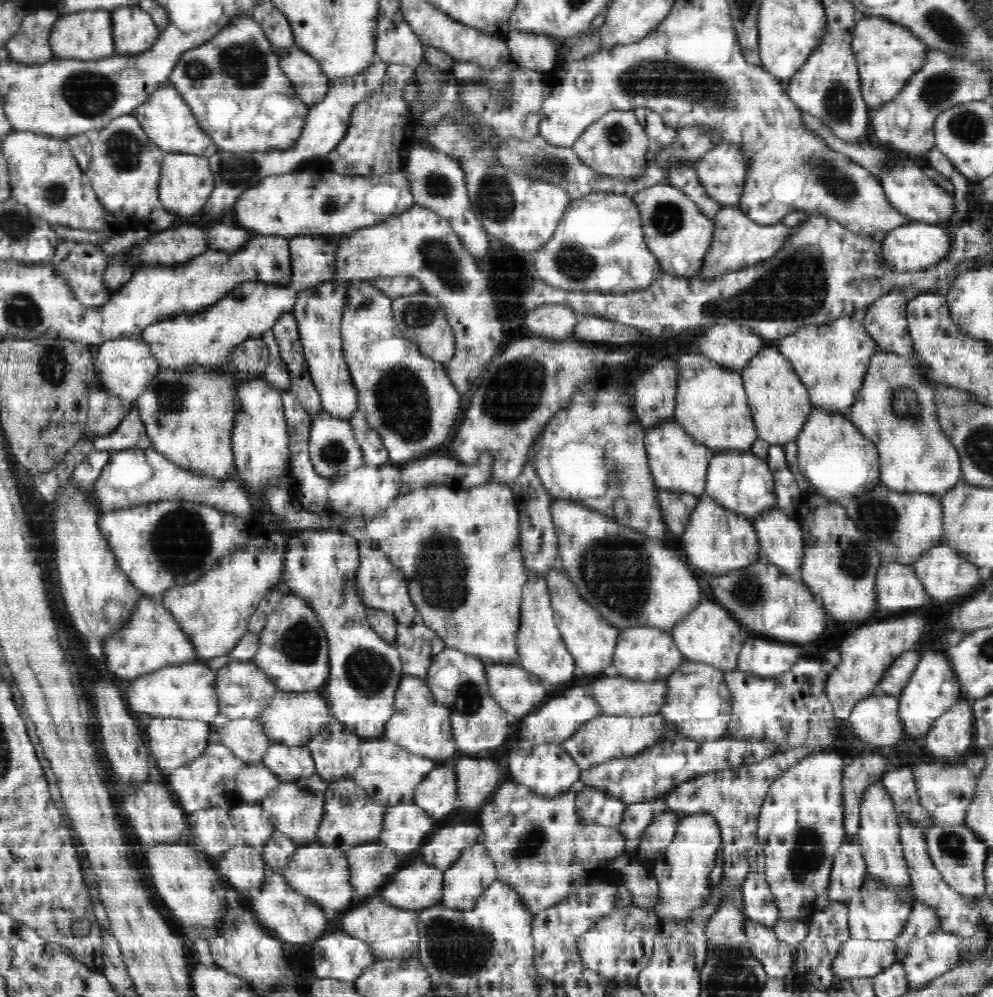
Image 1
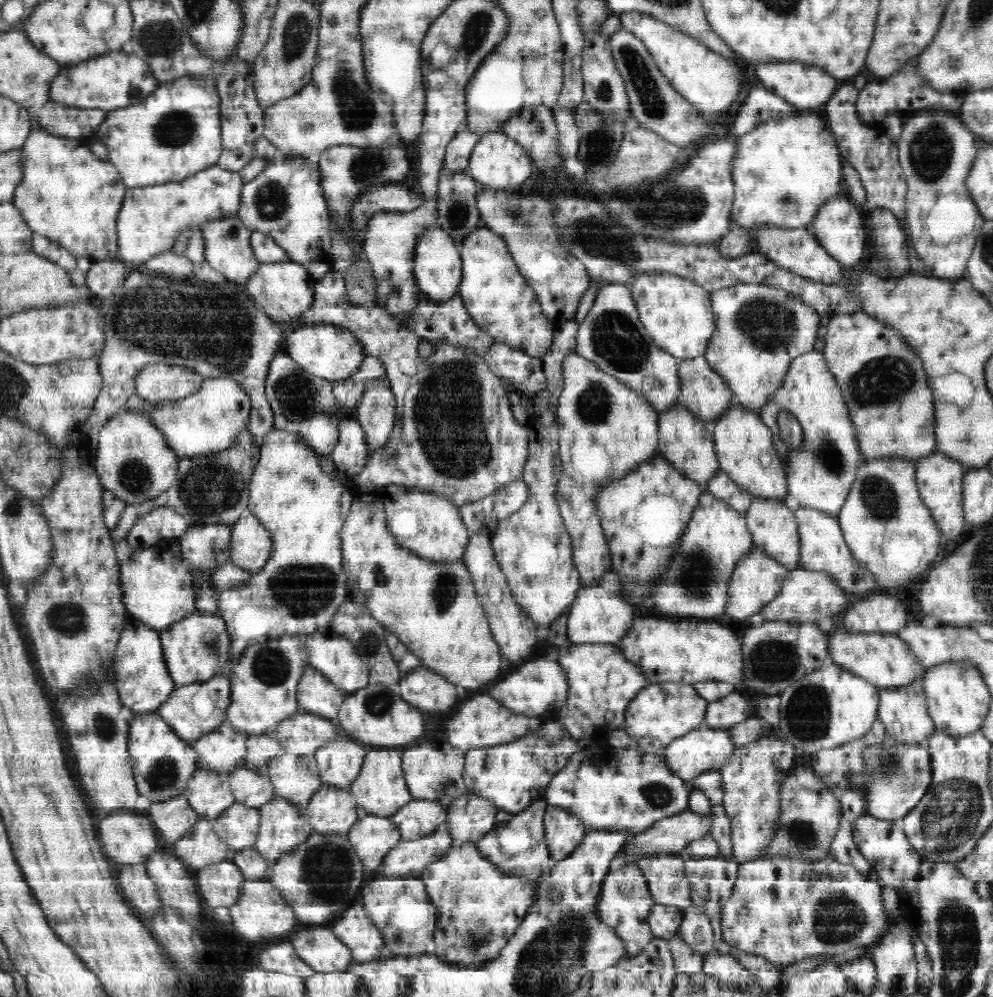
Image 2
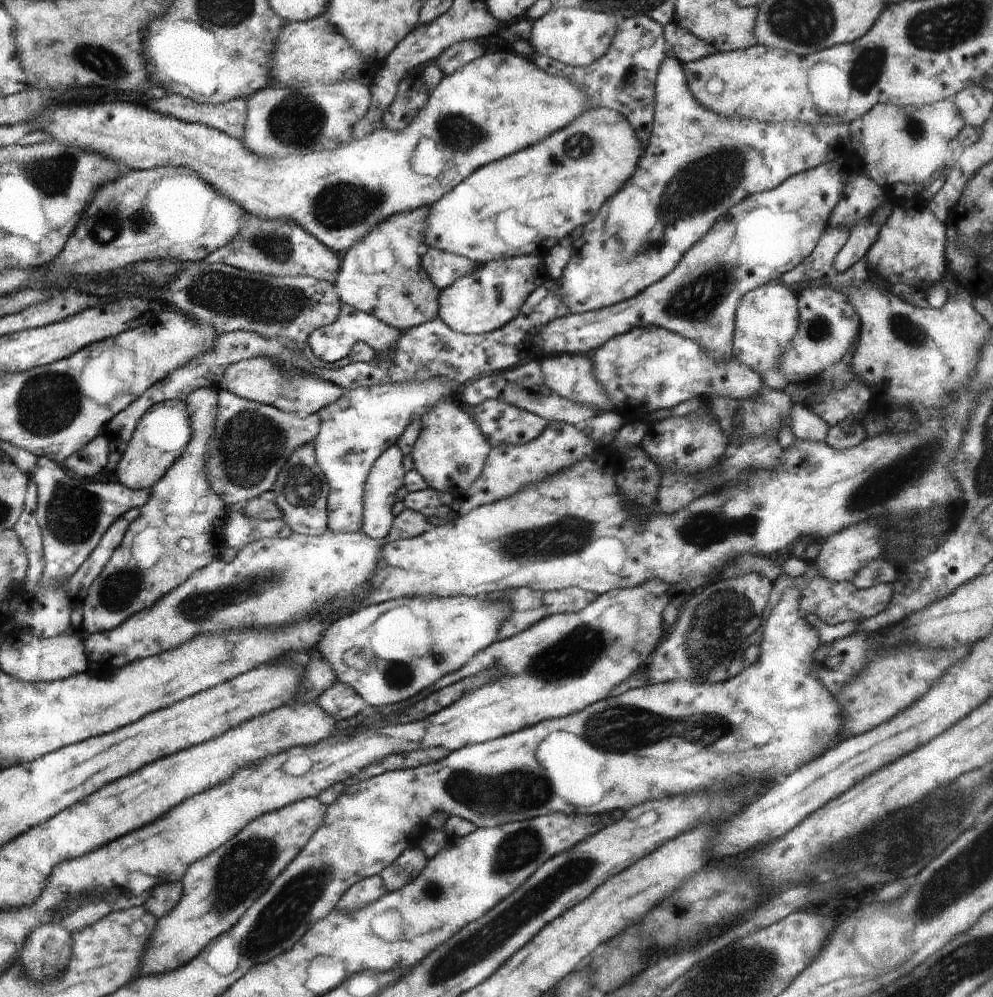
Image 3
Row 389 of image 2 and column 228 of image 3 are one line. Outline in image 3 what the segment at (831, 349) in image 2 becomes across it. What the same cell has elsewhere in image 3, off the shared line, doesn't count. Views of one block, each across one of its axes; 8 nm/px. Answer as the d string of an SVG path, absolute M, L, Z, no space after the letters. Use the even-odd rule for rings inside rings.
M317 798L302 799L263 814L246 824L218 850L187 866L181 880L182 898L172 912L157 919L138 977L172 972L194 959L201 959L207 945L220 935L229 933L308 844L312 834L324 824L326 808L328 805Z

